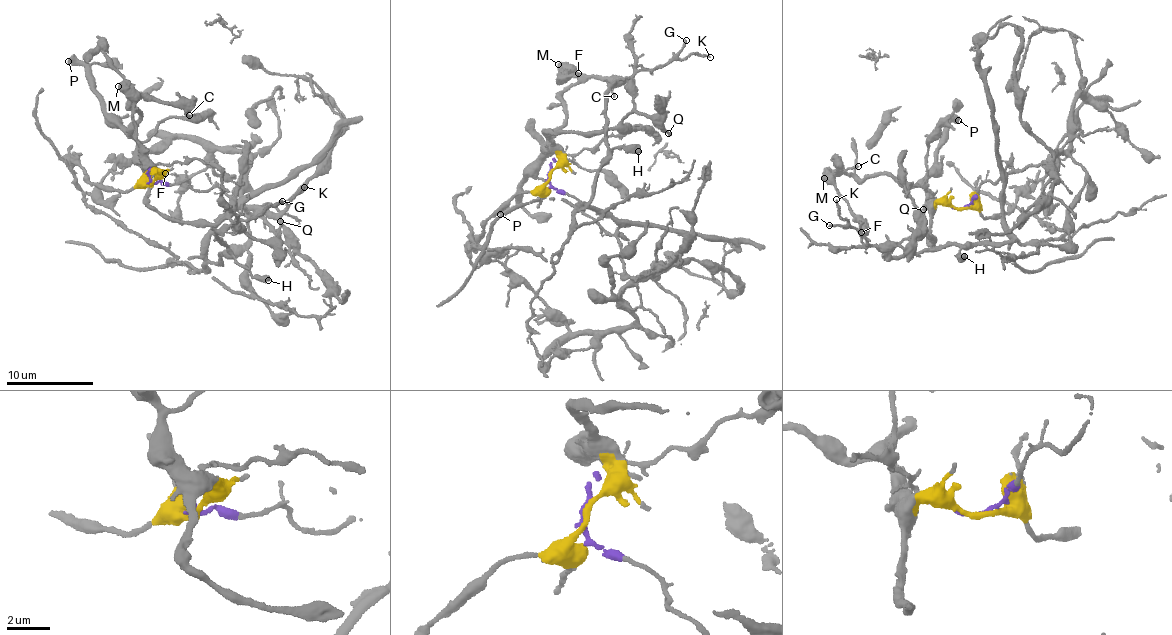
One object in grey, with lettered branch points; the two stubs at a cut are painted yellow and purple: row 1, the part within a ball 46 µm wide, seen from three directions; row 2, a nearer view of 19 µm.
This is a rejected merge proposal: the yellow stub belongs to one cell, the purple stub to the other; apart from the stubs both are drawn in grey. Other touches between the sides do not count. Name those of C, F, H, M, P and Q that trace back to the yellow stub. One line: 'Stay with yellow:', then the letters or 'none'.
Stay with yellow: C, F, M, P, Q

